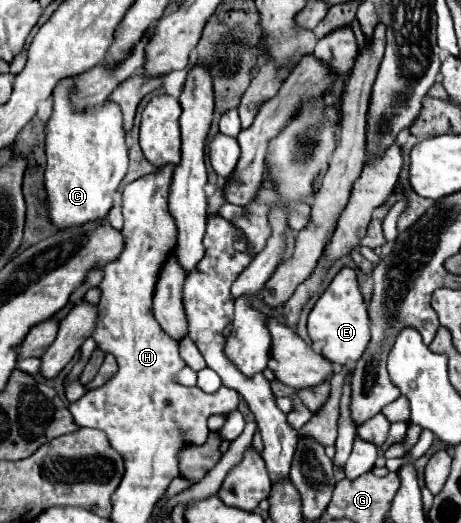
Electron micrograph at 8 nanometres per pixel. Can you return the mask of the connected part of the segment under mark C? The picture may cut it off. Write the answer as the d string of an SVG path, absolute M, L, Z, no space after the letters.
M64 78L60 86L56 86L52 98L54 98L54 108L52 116L46 122L46 192L48 192L48 206L50 206L50 220L58 228L68 228L68 226L80 226L90 220L100 220L106 218L108 210L112 208L114 202L114 192L118 190L122 178L128 172L128 146L126 146L126 130L122 124L122 112L116 102L110 98L104 100L100 106L86 108L86 110L76 110L72 106L70 94L74 92L76 78Z

